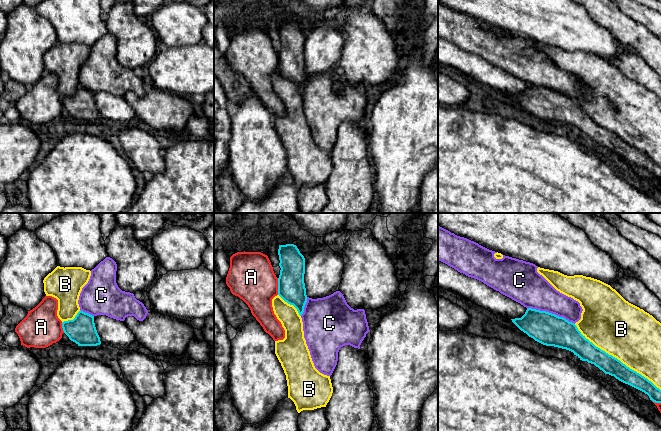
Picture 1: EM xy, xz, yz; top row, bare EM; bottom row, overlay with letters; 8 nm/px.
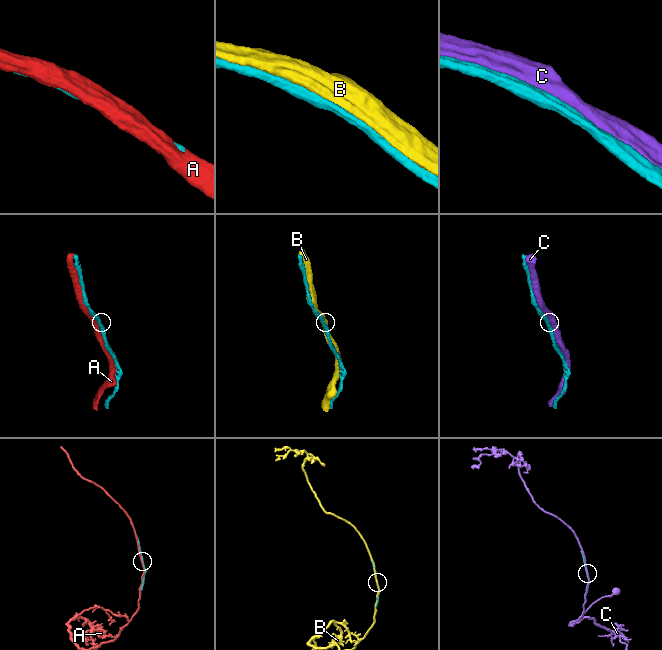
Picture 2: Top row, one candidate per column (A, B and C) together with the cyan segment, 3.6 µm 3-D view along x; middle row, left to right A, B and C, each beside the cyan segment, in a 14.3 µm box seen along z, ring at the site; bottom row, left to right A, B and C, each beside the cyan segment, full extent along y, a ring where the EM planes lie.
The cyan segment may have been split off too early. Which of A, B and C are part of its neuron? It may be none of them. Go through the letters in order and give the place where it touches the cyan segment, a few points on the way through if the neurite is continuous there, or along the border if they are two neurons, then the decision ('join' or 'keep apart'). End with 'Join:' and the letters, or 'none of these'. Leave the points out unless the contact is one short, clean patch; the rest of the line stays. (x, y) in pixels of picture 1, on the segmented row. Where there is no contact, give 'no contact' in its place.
A: meets cyan in xz at (278, 286); keep apart
B: meets cyan in yz at (616, 358); keep apart
C: meets cyan in yz at (551, 313); keep apart
Join: none of these

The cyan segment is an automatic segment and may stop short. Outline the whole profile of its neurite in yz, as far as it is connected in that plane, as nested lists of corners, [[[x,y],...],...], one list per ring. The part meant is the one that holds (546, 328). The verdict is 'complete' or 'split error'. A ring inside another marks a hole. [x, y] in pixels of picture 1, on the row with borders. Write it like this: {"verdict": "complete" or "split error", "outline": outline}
{"verdict": "complete", "outline": [[[527,308],[521,318],[512,322],[529,337],[546,345],[569,350],[580,360],[594,364],[605,374],[614,376],[645,394],[655,403],[661,403],[661,390],[651,381],[630,369],[620,360],[596,347],[585,338],[577,326],[555,314]]]}

